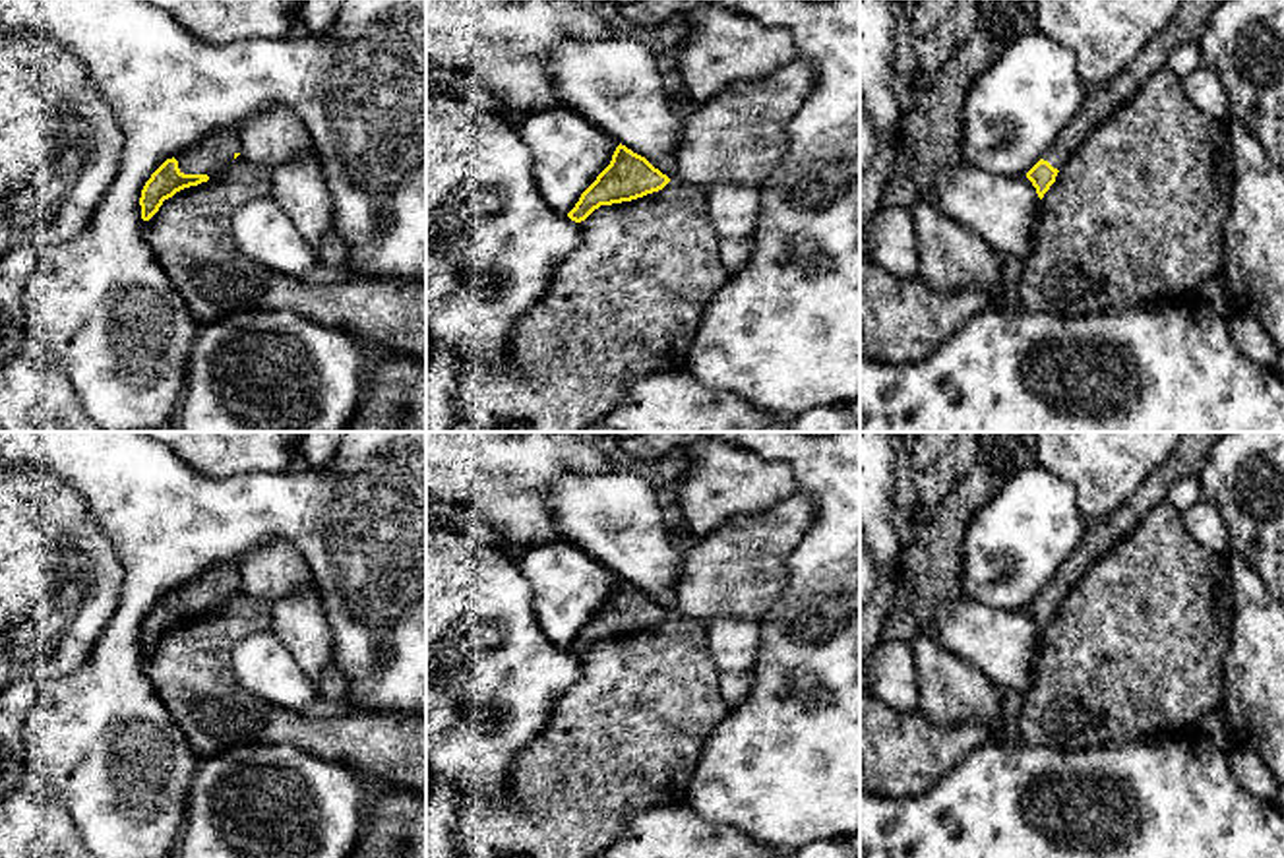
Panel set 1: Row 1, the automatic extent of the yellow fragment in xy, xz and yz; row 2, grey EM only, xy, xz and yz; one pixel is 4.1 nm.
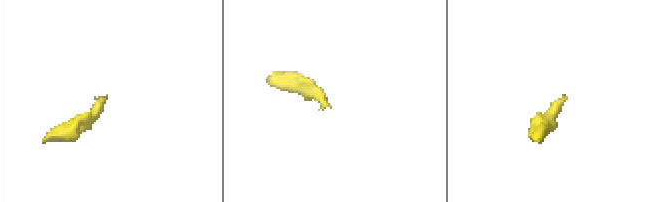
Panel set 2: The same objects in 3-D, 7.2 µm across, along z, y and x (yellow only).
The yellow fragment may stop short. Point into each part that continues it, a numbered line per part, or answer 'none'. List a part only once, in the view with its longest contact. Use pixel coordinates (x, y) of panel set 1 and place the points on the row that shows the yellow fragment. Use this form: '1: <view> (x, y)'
1: xy (212, 155)

